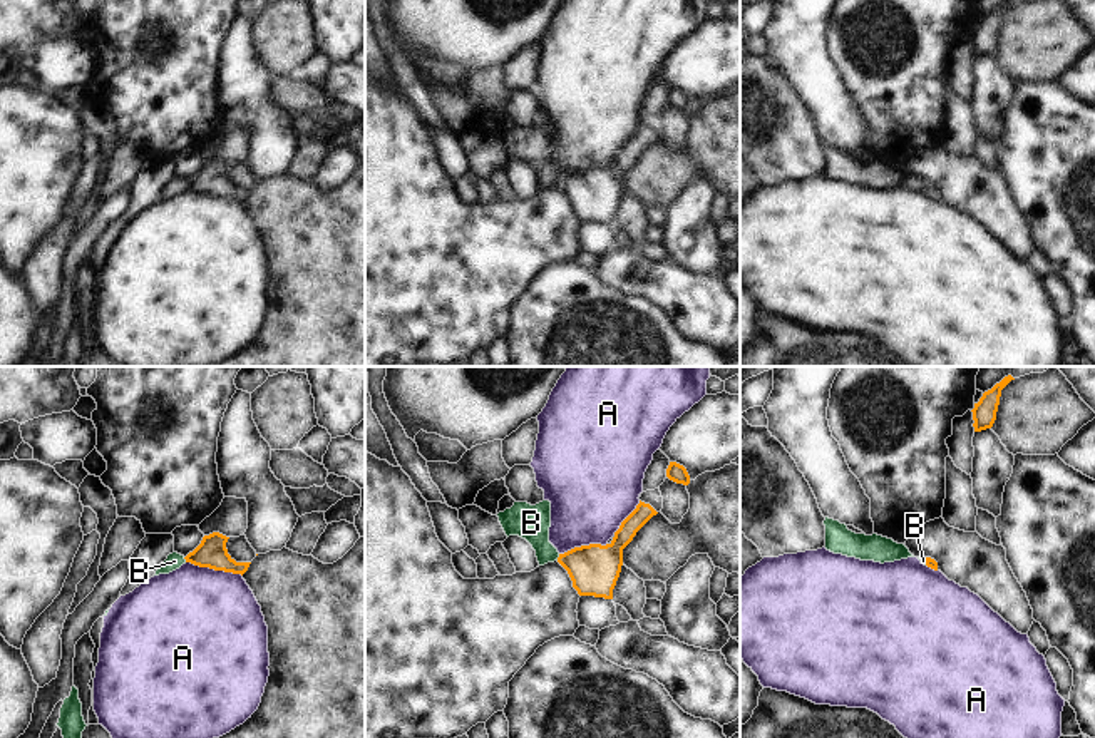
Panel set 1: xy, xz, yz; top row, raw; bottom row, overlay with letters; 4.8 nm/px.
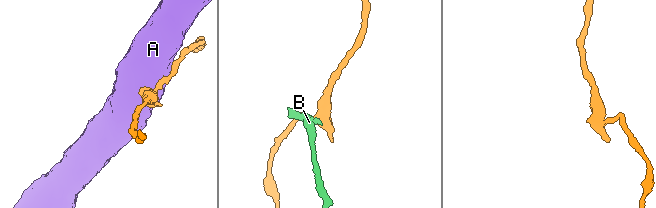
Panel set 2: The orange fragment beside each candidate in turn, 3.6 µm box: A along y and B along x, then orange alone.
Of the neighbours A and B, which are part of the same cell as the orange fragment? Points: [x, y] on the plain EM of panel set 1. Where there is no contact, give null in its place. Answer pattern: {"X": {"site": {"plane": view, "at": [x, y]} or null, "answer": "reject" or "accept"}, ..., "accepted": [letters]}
{"A": {"site": {"plane": "xy", "at": [215, 194]}, "answer": "reject"}, "B": {"site": {"plane": "xz", "at": [558, 183]}, "answer": "reject"}, "accepted": []}

